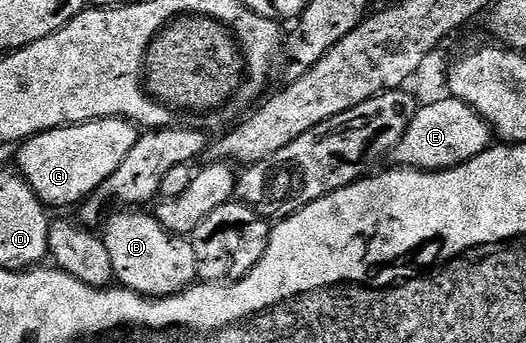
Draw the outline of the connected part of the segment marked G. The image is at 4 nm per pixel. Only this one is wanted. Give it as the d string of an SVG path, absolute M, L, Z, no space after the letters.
M92 119L88 123L40 131L19 144L16 163L20 167L17 168L41 203L49 208L79 204L87 200L110 173L114 173L130 145L134 145L137 134L137 124L126 119Z

